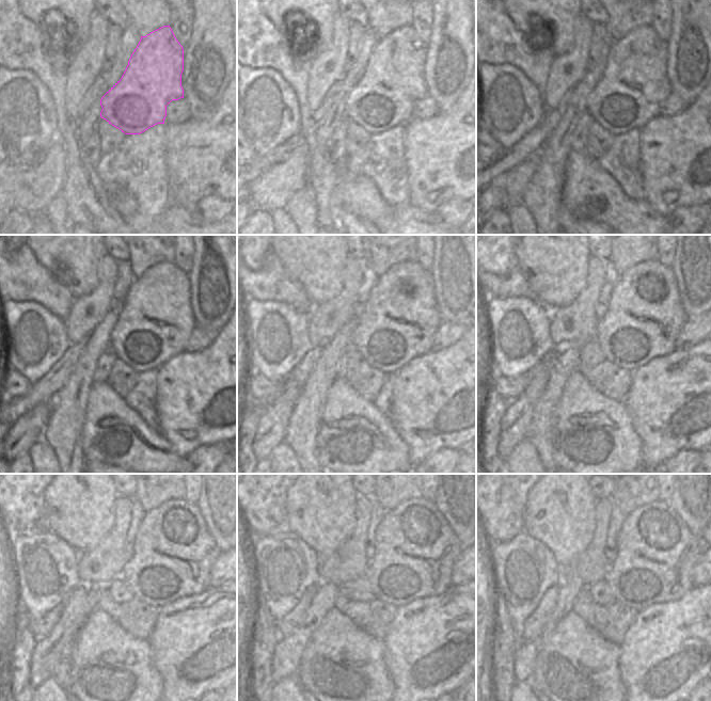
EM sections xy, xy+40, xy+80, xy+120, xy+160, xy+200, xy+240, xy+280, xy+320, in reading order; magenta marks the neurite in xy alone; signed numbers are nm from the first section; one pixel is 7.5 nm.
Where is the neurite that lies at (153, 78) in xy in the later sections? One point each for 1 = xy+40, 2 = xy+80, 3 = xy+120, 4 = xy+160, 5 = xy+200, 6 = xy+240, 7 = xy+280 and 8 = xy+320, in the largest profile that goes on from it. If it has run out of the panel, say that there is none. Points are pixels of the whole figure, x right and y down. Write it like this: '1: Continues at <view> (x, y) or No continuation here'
1: Continues at xy+40 (393, 81)
2: Continues at xy+80 (634, 82)
3: Continues at xy+120 (156, 320)
4: Continues at xy+160 (400, 317)
5: Continues at xy+200 (644, 316)
6: Continues at xy+240 (173, 552)
7: Continues at xy+280 (415, 548)
8: Continues at xy+320 (657, 553)

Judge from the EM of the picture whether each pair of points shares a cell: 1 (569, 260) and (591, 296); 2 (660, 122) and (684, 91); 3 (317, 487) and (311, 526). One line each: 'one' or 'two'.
1: two
2: two
3: one

